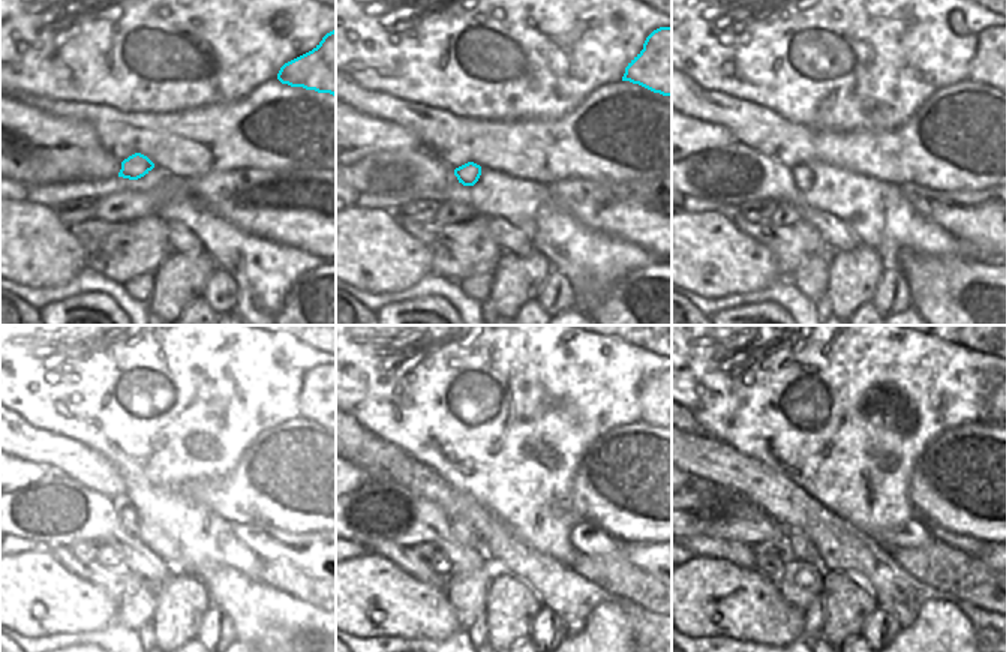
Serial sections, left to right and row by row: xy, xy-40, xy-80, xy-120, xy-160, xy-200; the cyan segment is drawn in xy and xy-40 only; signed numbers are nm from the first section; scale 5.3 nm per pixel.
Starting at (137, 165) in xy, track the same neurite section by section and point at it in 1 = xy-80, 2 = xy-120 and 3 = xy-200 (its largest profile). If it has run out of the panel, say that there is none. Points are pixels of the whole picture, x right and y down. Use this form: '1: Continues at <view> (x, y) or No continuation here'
1: Continues at xy-80 (802, 176)
2: Continues at xy-120 (128, 516)
3: Continues at xy-200 (802, 549).

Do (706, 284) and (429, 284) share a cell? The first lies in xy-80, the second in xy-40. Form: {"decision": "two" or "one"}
{"decision": "two"}

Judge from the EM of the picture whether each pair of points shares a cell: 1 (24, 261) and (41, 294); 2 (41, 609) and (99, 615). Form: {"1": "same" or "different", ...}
{"1": "different", "2": "same"}

